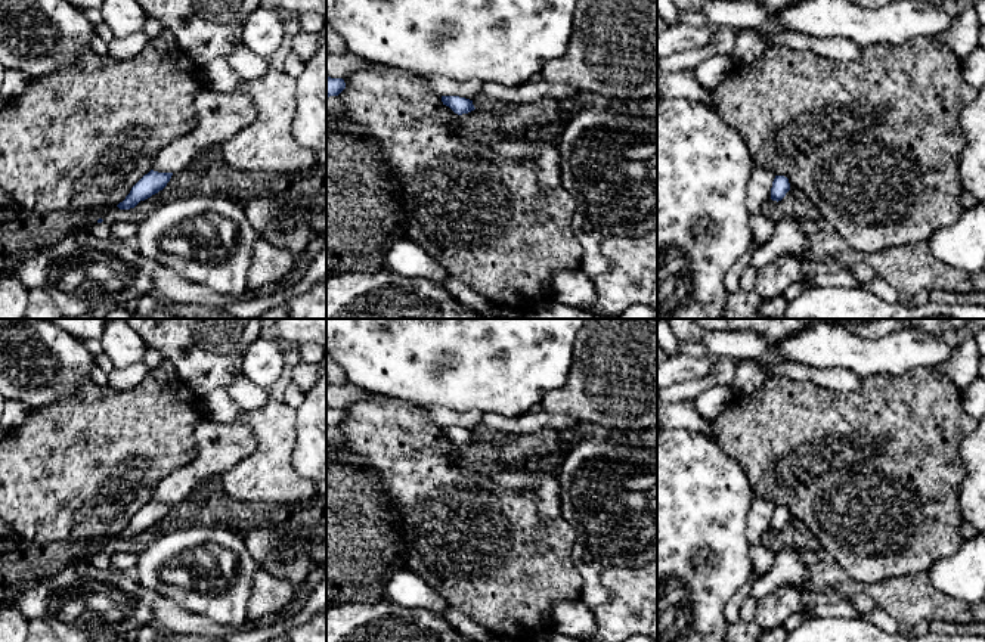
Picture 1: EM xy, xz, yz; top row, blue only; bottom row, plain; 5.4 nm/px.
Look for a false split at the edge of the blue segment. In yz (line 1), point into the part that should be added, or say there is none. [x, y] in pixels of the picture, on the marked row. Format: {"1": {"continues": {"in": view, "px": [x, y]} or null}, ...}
{"1": {"continues": null}}

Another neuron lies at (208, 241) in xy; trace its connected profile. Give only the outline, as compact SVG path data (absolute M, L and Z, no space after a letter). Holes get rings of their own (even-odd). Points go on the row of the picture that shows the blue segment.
M185 198L146 213L137 251L222 295L244 295L257 233L244 207L224 198Z

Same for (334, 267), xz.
M326 112L326 279L349 272L385 270L390 246L406 238L406 217L399 180L393 176L378 140L346 114Z

